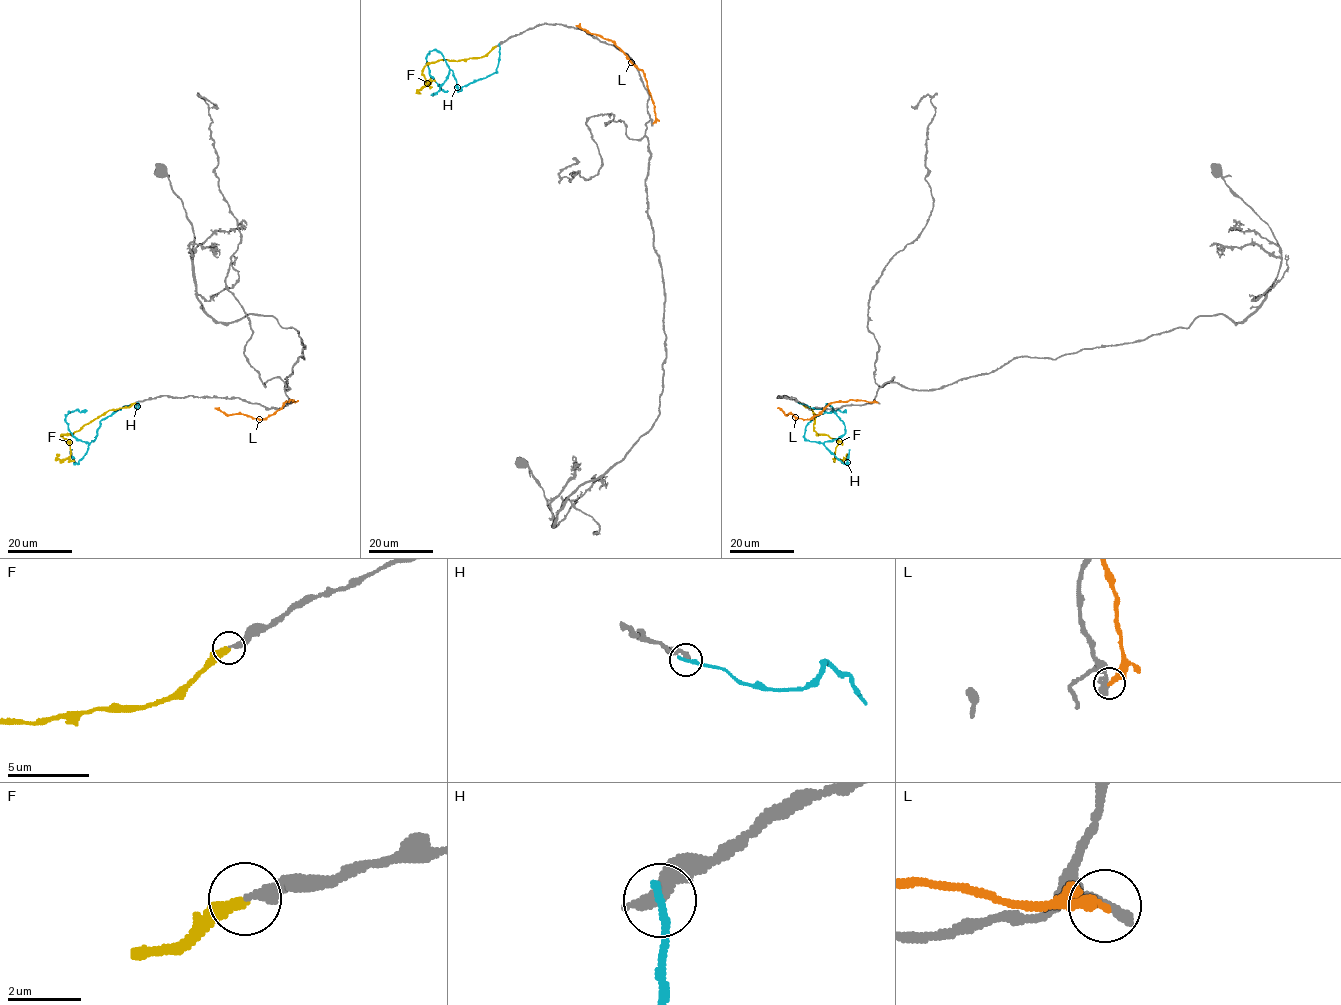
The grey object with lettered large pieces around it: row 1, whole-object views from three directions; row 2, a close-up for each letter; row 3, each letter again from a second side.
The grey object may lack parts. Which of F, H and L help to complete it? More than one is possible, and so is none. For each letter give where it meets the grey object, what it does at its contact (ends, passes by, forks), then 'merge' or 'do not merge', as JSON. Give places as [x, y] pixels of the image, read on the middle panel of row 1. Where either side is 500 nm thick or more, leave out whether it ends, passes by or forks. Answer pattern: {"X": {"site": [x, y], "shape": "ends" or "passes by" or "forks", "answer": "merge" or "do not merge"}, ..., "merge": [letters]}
{"F": {"site": [496, 46], "shape": "ends", "answer": "merge"}, "H": {"site": [499, 45], "shape": "ends", "answer": "do not merge"}, "L": {"site": [653, 123], "shape": "ends", "answer": "do not merge"}, "merge": ["F"]}

